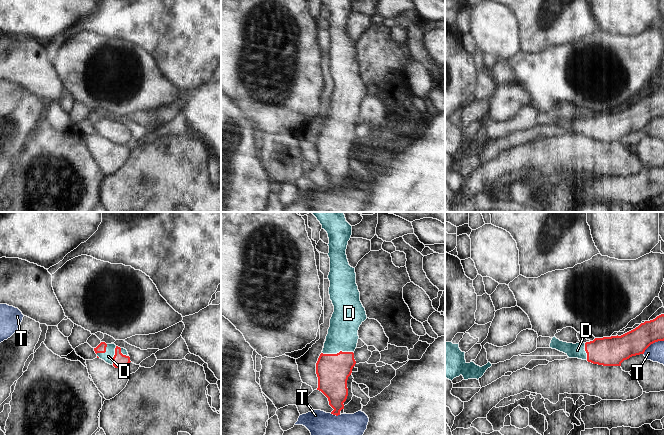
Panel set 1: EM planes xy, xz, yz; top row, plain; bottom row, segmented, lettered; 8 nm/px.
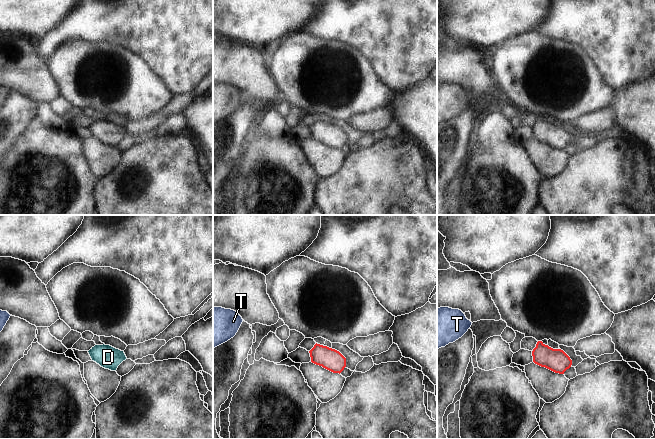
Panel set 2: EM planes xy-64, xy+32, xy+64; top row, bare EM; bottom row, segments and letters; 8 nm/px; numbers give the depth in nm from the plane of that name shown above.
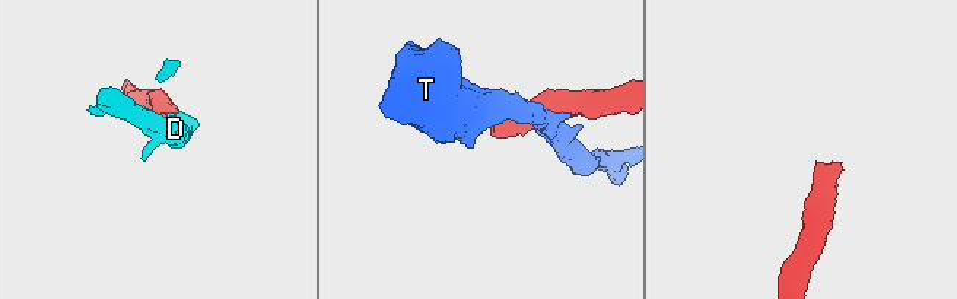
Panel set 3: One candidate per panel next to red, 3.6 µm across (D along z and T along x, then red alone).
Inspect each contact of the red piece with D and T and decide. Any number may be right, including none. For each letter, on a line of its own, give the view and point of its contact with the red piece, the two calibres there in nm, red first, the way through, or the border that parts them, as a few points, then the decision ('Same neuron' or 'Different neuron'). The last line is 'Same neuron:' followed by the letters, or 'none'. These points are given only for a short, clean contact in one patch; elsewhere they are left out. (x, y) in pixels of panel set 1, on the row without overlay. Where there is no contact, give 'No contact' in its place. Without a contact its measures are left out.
D: Touches red at xz (337, 129). Thickness 260 nm (red) against 240 nm. Path across: xz (333, 146), (337, 136), (337, 129), (342, 111). Same neuron
T: Touches red at yz (652, 119). Thickness 200 nm (red) against 140 nm. Different neuron
Same neuron: D

